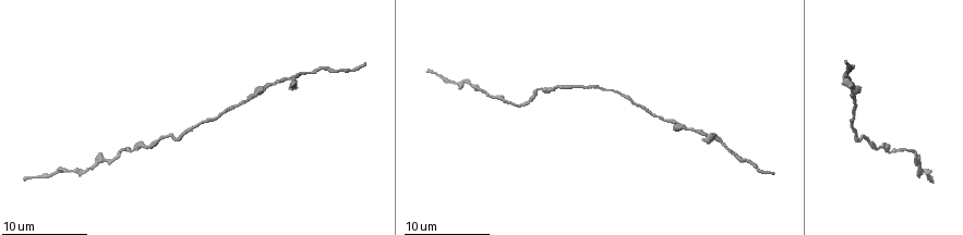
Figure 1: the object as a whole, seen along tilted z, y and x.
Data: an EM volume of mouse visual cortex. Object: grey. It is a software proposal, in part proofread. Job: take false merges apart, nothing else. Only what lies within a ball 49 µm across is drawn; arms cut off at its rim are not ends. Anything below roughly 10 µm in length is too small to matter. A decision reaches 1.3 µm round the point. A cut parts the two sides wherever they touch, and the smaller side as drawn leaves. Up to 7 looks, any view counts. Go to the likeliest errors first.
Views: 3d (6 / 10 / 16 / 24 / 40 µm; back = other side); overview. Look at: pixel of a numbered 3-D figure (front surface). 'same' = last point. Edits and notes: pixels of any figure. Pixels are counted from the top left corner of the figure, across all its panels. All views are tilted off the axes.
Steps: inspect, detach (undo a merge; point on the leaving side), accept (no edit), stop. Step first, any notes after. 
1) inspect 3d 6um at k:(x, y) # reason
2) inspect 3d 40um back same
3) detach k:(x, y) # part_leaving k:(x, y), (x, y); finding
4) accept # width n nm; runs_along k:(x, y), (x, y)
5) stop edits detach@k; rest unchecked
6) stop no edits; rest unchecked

inspect 3d 6um at 1:(287, 77) # four-way junction

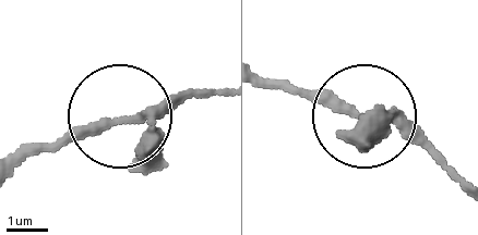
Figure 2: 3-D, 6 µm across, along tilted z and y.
inspect 3d 6um back at 2:(118, 119)

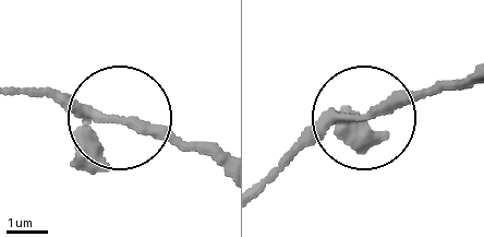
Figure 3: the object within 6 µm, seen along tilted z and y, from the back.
accept # arms 4; one neuron here

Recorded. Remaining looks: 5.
inspect 3d 16um at 1:(535, 90) # a narrow waist

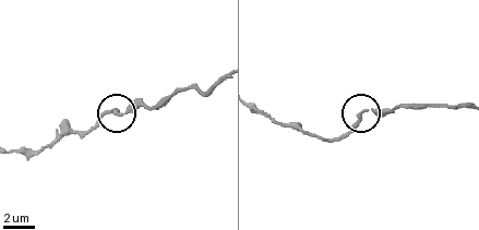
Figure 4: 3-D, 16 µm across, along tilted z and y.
accept # runs_along 4:(462, 105), (367, 109), (336, 140); continuous, no second neuron

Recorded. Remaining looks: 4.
inspect 3d 16um at 1:(597, 88)

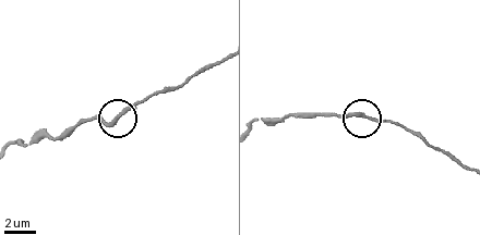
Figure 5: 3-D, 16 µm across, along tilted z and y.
accept # one neuron here

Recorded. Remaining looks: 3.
stop no edits; rest unchecked

